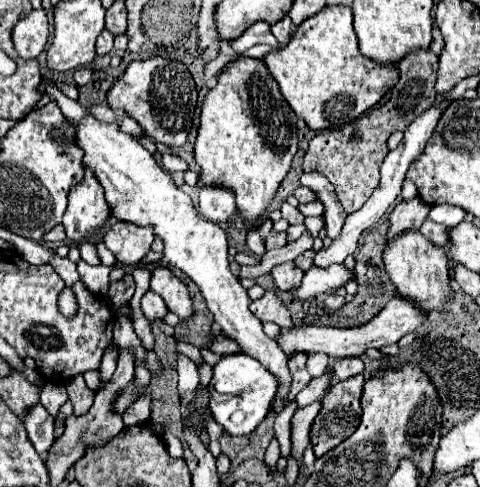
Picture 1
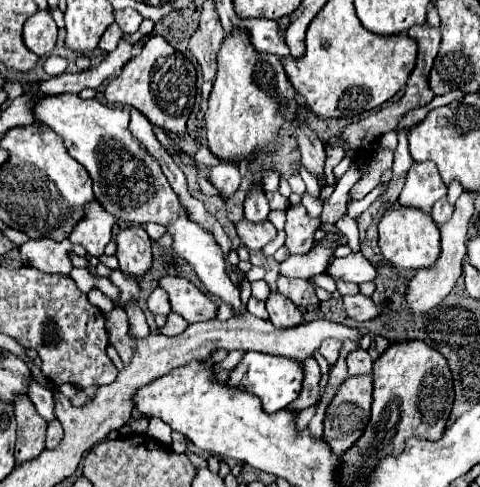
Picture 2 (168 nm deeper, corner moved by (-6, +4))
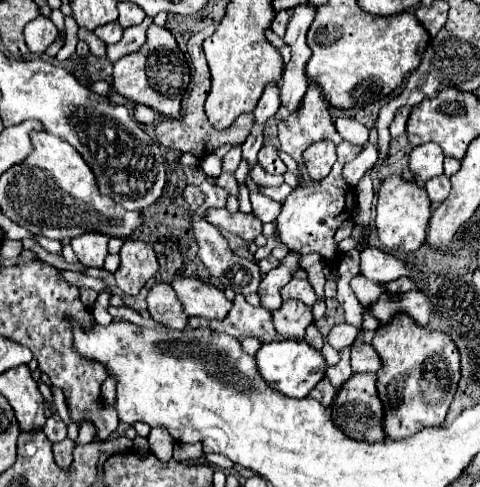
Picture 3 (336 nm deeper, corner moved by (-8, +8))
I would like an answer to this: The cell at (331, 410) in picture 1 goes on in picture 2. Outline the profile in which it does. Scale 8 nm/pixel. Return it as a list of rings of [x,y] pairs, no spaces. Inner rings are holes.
[[[350,376],[348,380],[342,382],[324,418],[324,440],[334,454],[346,452],[346,448],[350,448],[362,436],[370,418],[370,404],[372,404],[372,376]]]

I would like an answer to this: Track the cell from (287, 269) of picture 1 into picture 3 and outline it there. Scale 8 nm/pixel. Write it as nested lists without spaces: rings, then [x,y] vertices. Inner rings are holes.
[[[292,278],[284,288],[282,288],[282,298],[284,300],[302,300],[306,306],[314,306],[316,302],[316,296],[314,296],[314,290],[312,286],[308,284],[308,280],[298,280],[298,278]]]

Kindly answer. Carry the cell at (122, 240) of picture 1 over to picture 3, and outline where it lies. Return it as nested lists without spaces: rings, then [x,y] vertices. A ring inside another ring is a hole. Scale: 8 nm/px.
[[[126,240],[120,248],[120,268],[116,270],[116,286],[124,294],[136,296],[146,280],[158,270],[158,260],[150,244],[140,240]]]

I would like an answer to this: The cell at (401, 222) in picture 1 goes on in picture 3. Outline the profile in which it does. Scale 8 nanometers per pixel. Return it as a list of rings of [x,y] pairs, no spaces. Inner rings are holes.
[[[420,144],[410,152],[410,170],[416,174],[416,182],[426,182],[434,176],[440,176],[444,172],[442,168],[444,154],[438,144]]]

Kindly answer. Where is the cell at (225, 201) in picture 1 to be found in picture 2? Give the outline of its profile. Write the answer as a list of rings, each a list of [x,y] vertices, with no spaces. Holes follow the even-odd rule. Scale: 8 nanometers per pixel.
[[[220,162],[218,166],[210,168],[210,182],[218,190],[222,200],[228,200],[238,190],[240,180],[242,180],[242,176],[240,176],[236,164]]]

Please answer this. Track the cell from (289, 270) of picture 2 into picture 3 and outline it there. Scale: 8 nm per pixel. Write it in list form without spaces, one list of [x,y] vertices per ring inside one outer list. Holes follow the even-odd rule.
[[[288,254],[282,264],[274,270],[270,270],[264,280],[260,282],[258,294],[260,294],[260,306],[266,308],[268,312],[274,312],[276,308],[280,308],[282,298],[280,298],[280,290],[282,286],[286,286],[292,278],[292,272],[298,270],[298,256],[296,254]]]

